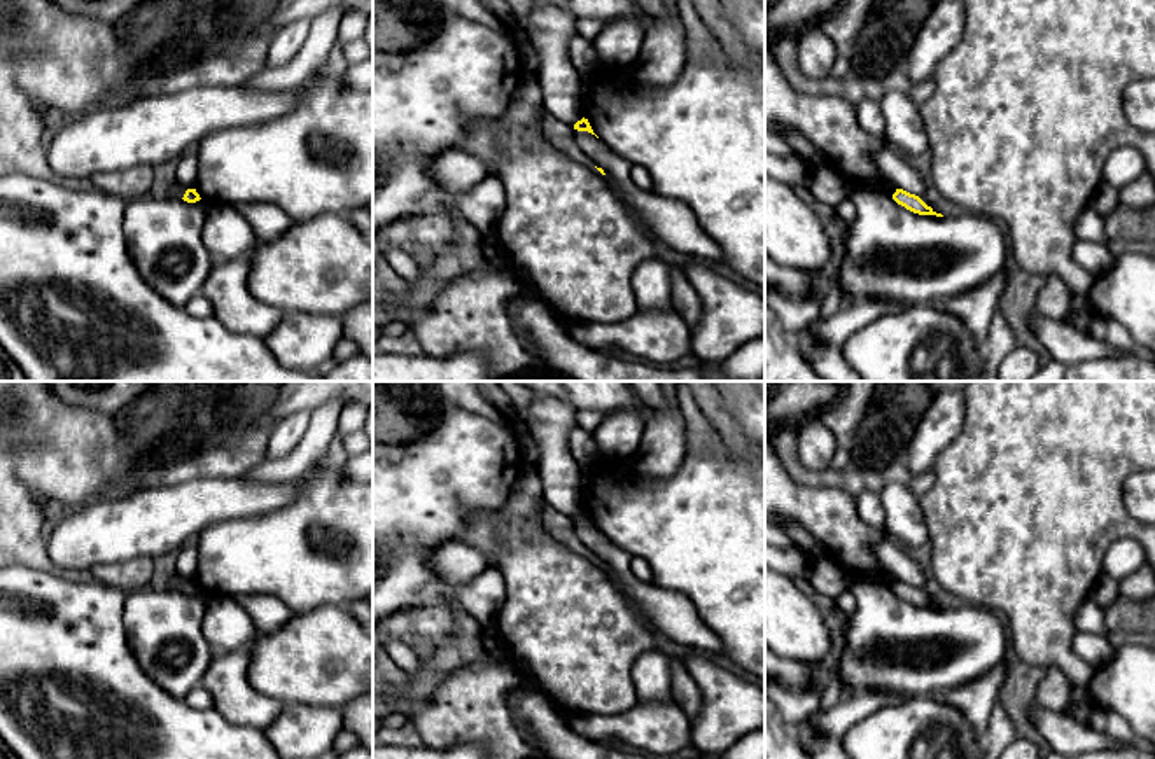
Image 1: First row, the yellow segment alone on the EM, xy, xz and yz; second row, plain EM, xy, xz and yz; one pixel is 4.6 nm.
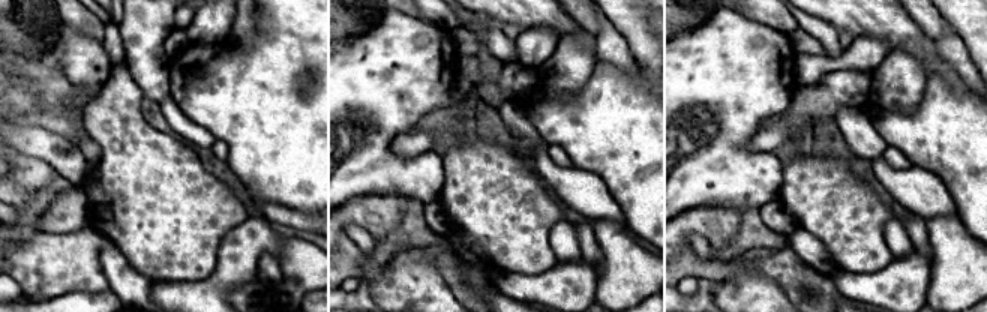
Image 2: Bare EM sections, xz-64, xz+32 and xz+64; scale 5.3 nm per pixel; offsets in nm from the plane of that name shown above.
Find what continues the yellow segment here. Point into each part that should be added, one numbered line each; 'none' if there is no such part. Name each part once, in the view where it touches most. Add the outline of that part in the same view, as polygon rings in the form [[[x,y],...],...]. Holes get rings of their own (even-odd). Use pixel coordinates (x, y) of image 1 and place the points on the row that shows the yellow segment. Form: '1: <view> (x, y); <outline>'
none

